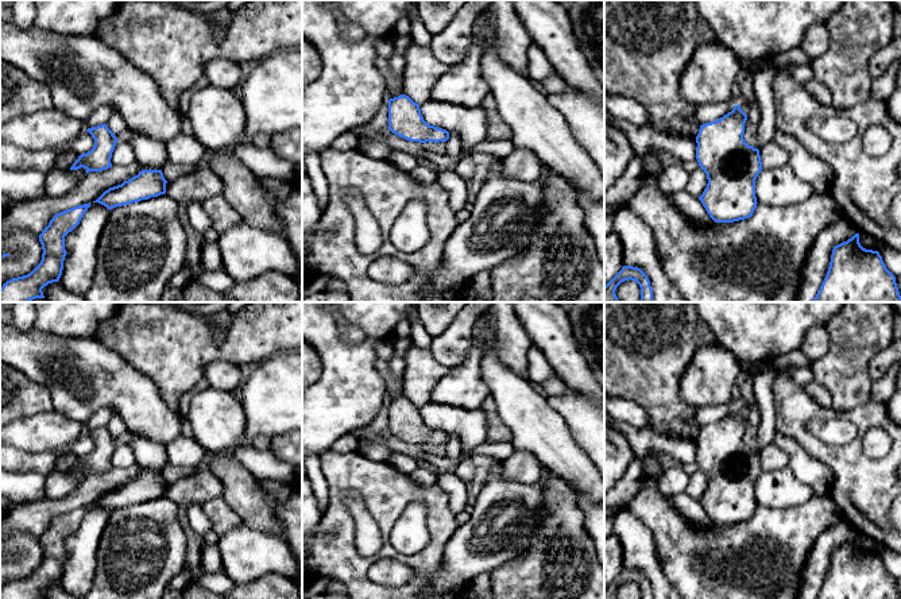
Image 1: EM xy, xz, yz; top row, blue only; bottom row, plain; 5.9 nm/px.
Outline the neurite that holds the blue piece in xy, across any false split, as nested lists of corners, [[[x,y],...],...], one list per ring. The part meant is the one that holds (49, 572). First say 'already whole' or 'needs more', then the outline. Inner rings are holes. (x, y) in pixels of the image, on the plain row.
already whole | [[[89,506],[78,507],[57,515],[39,537],[42,563],[27,577],[7,583],[0,591],[0,599],[45,599],[42,591],[58,584],[66,559],[65,538],[71,534],[84,519]]]

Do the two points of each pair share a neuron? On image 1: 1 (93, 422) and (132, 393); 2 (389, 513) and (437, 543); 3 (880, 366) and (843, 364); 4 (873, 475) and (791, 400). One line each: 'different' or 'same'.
1: different
2: same
3: different
4: same

